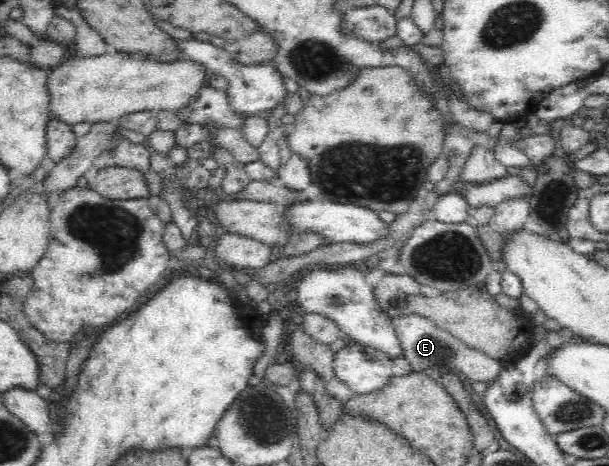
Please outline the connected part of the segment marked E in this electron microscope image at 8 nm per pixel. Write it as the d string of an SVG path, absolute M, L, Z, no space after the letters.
M401 313L397 318L393 318L395 334L402 344L402 357L406 358L412 371L424 371L425 369L438 368L441 374L453 372L460 369L472 381L485 382L486 384L497 381L503 366L499 360L492 359L459 339L456 339L445 329L434 325L432 321L420 315L412 313Z

